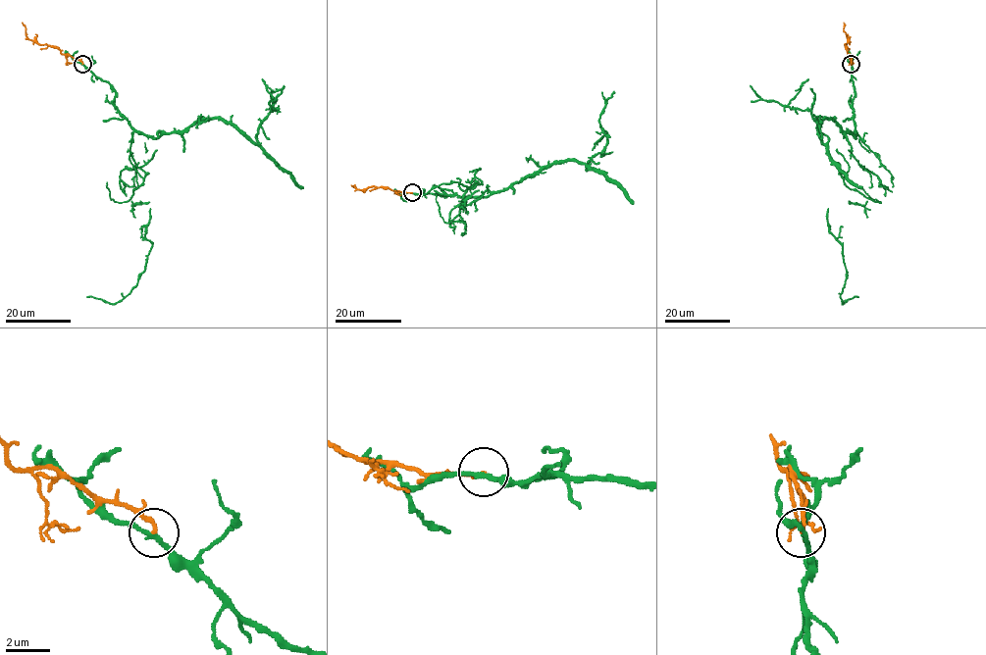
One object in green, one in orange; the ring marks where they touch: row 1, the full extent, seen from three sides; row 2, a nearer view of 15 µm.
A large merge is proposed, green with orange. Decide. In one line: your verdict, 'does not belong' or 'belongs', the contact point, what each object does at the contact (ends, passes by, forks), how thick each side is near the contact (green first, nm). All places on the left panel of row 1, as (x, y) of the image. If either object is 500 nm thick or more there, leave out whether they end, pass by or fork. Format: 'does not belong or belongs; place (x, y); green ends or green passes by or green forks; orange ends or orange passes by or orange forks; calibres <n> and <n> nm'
does not belong; place (82, 64); green passes by; orange ends; calibres 180 and 160 nm

